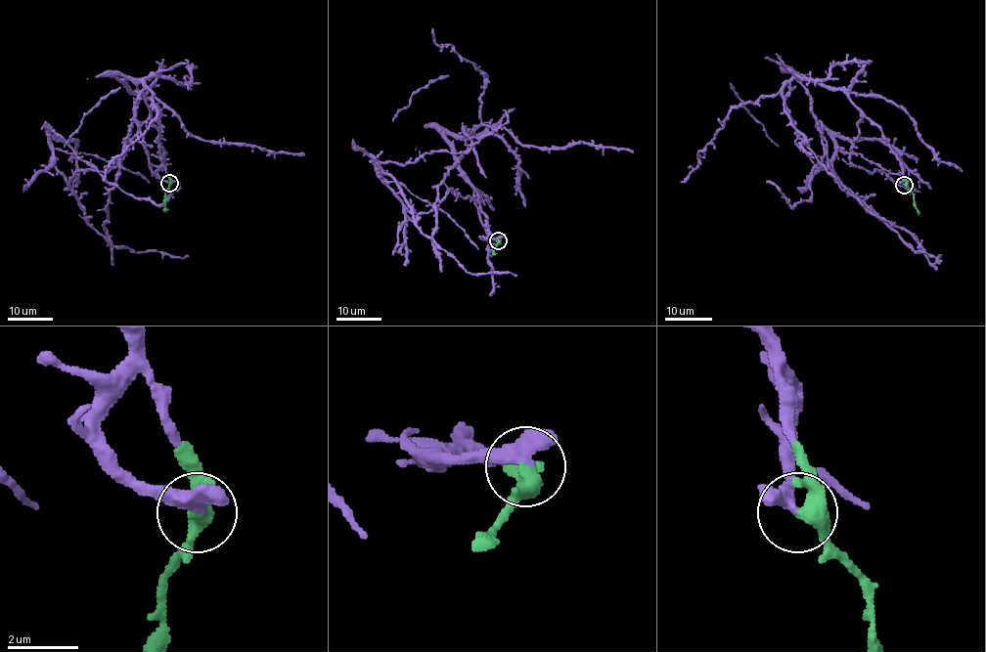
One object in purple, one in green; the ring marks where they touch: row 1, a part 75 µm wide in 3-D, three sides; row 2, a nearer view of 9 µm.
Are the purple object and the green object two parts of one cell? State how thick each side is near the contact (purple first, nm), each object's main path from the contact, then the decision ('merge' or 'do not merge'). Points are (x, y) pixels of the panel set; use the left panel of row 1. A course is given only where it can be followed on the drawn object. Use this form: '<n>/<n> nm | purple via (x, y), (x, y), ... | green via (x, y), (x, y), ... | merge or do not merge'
360/440 nm | purple via (169, 183), (129, 78), (112, 243), (50, 133), (136, 197), (161, 204), (174, 182) | green via (169, 183), (164, 211) | merge

